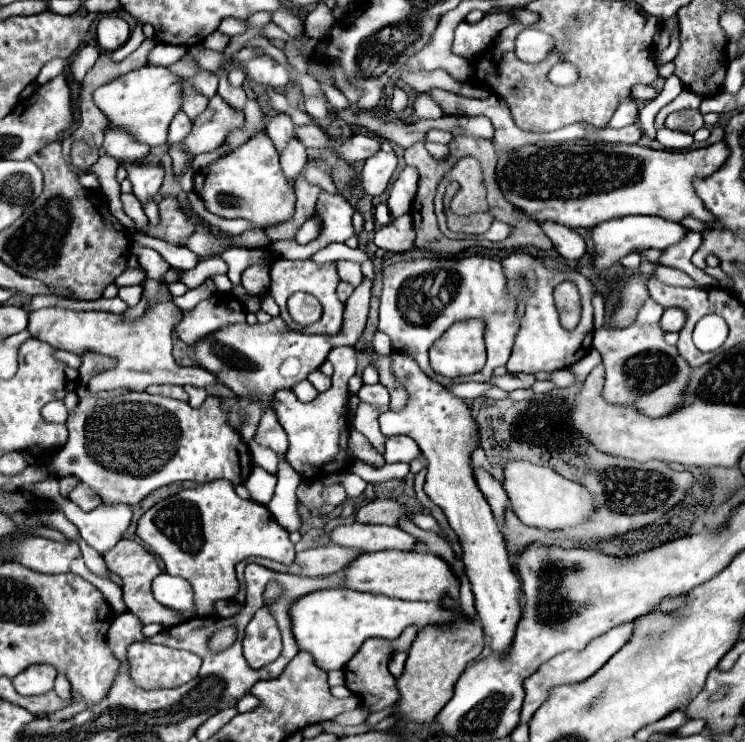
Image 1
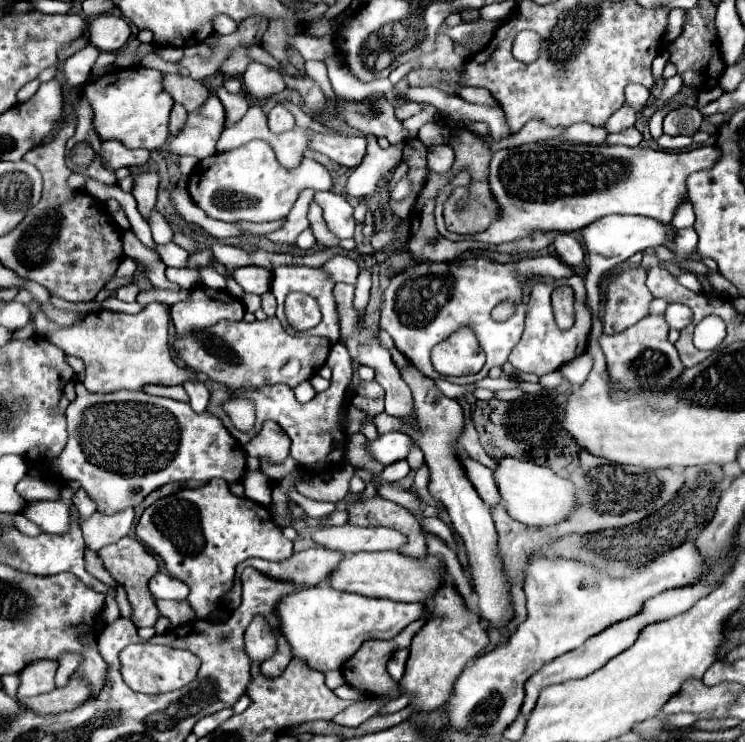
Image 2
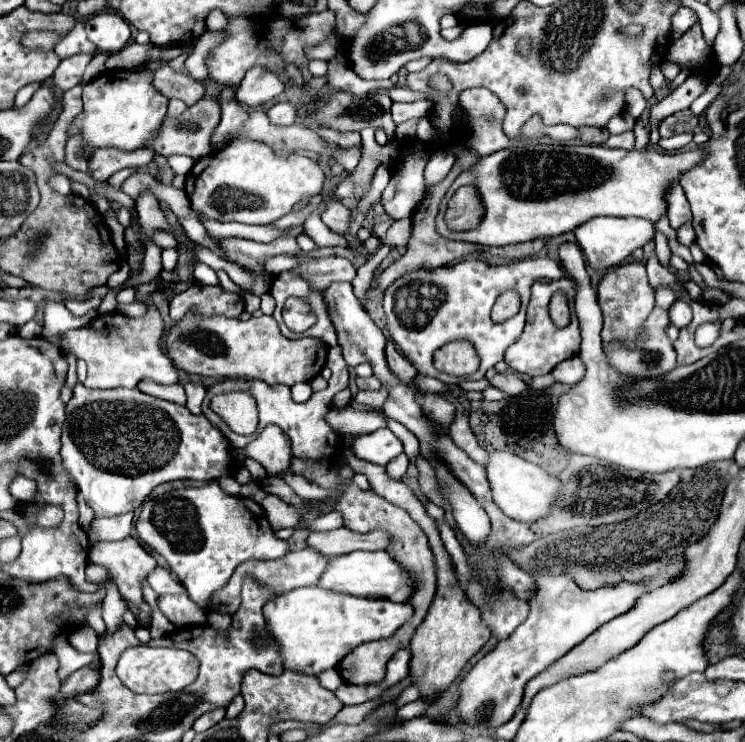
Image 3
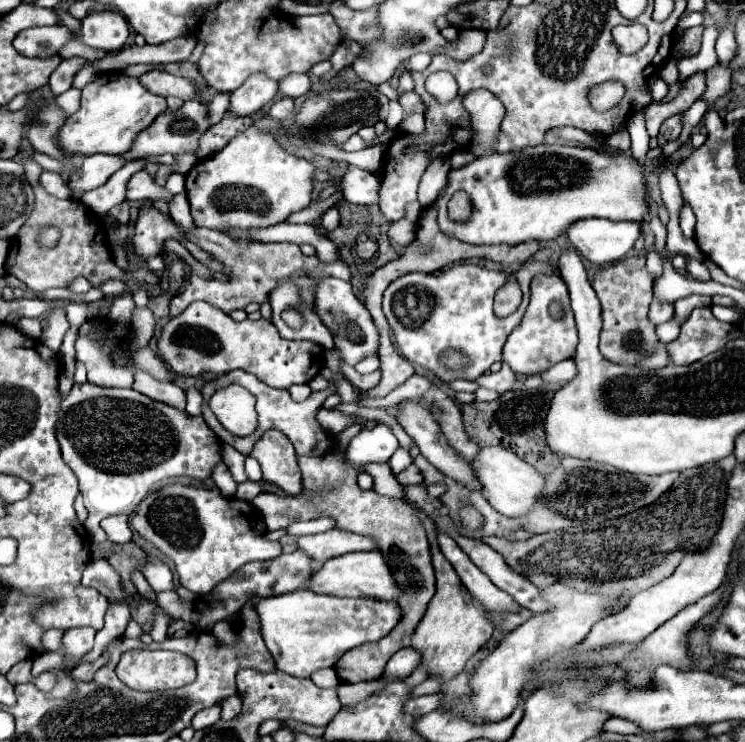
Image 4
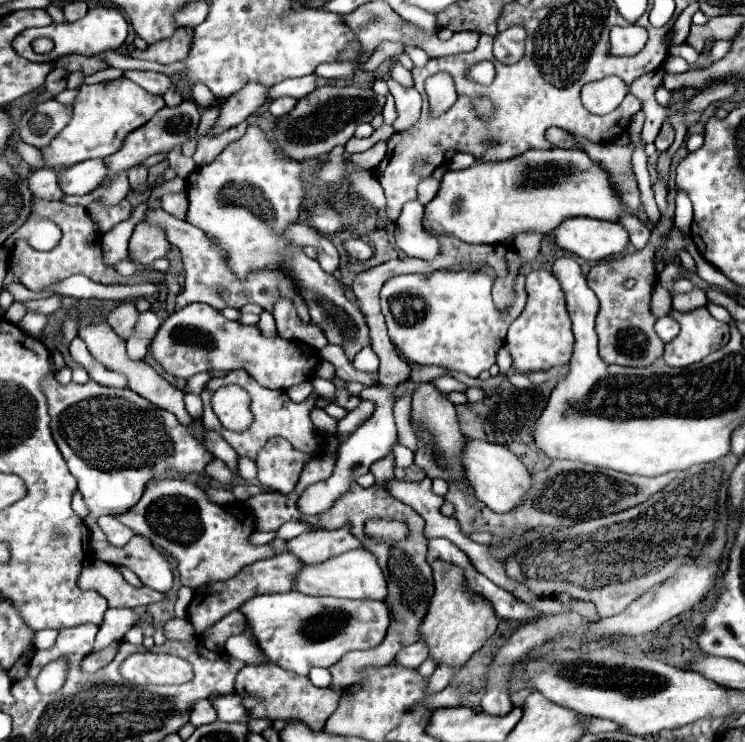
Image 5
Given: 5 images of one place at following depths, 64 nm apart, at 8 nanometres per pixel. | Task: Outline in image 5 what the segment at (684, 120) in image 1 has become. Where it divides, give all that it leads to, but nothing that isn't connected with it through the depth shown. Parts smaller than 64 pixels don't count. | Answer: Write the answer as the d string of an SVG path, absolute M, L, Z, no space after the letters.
M664 122L654 144L656 144L658 152L664 152L664 150L668 150L668 146L670 146L672 142L674 142L674 126L672 126L670 122Z

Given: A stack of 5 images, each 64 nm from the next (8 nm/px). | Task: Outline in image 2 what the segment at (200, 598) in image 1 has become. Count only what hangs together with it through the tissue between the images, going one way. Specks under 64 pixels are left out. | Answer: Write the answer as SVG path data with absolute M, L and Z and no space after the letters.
M214 478L194 490L180 490L148 506L136 526L136 536L166 564L166 570L190 586L188 600L198 618L208 618L222 596L234 586L234 568L246 558L282 562L292 556L292 542L272 522L266 506L230 492L228 482Z

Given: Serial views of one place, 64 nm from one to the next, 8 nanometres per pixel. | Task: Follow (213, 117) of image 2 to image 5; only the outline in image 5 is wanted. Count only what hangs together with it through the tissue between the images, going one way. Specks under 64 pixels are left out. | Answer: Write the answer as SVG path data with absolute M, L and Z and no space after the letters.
M184 100L176 108L168 108L168 106L162 108L148 124L144 124L144 128L138 128L136 132L132 132L132 136L128 136L128 140L124 140L124 148L120 152L106 158L108 164L112 164L112 176L108 176L108 180L104 180L104 184L108 184L120 170L128 170L132 166L138 166L148 156L154 156L160 152L170 152L172 148L182 146L186 140L196 136L198 124L200 124L200 108L192 100Z

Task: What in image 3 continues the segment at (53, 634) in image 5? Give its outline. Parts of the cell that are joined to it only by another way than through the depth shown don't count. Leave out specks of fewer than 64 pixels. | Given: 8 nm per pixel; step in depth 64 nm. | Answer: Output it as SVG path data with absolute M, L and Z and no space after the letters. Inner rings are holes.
M114 582L106 584L106 598L104 598L104 608L102 608L102 618L106 622L106 634L112 634L122 622L124 622L124 610L126 610L126 602L122 600L120 592L116 590ZM61 632L59 636L54 638L55 648L54 652L58 653L61 666L58 670L58 676L61 681L66 680L70 674L80 669L83 666L89 665L94 657L98 656L98 653L80 653L76 651L67 641L67 637L64 632Z

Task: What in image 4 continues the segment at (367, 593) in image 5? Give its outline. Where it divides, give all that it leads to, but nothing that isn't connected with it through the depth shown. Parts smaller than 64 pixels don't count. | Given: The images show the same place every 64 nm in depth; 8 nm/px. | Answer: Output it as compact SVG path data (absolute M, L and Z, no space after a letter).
M380 550L374 552L350 552L344 556L336 556L326 560L320 570L312 574L312 580L306 584L308 590L332 596L348 596L348 598L376 598L376 600L396 600L400 596L400 588L396 578L392 576L386 558Z

